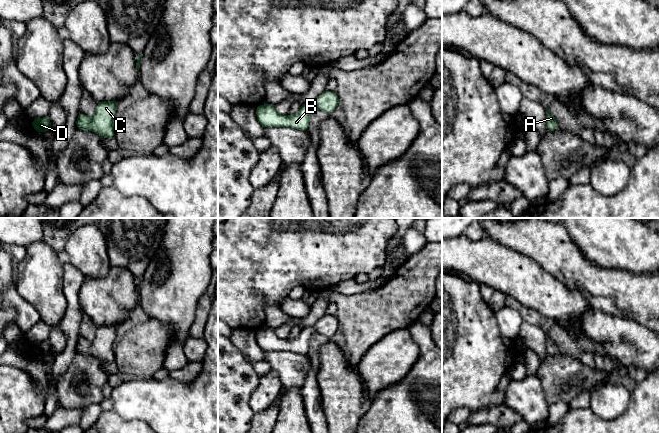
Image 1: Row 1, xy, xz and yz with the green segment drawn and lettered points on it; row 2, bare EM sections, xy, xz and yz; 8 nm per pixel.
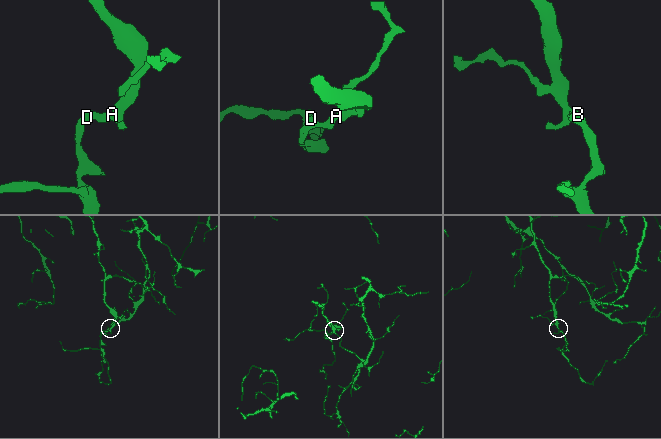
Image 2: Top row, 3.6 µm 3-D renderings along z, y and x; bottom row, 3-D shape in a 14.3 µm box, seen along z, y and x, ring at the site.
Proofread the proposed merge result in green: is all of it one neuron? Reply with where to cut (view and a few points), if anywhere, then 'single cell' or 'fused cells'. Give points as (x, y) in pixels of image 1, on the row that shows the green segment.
no cut; single cell

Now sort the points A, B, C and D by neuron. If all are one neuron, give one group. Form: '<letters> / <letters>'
A B C D

